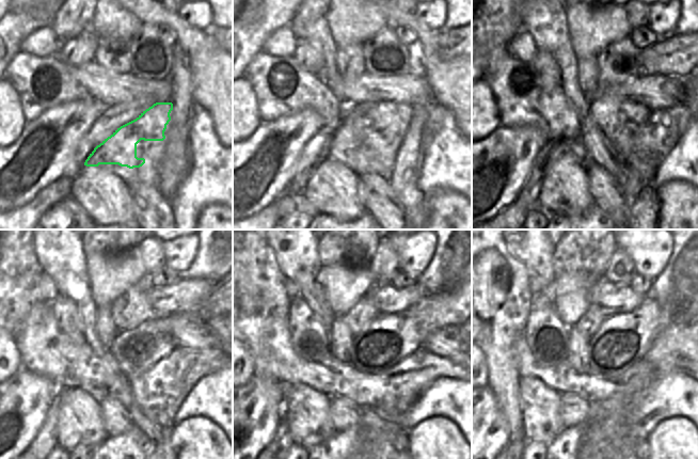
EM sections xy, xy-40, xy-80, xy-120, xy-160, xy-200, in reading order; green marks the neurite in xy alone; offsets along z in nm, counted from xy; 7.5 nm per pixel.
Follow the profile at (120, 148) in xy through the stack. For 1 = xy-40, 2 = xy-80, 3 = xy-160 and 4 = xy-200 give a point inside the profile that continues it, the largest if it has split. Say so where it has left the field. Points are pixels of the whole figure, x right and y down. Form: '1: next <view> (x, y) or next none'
1: next xy-40 (354, 141)
2: next xy-80 (609, 119)
3: next xy-160 (378, 348)
4: next xy-200 (622, 339)

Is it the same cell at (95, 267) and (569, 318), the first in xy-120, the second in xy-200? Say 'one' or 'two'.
one

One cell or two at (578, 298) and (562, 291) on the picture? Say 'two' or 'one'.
one

